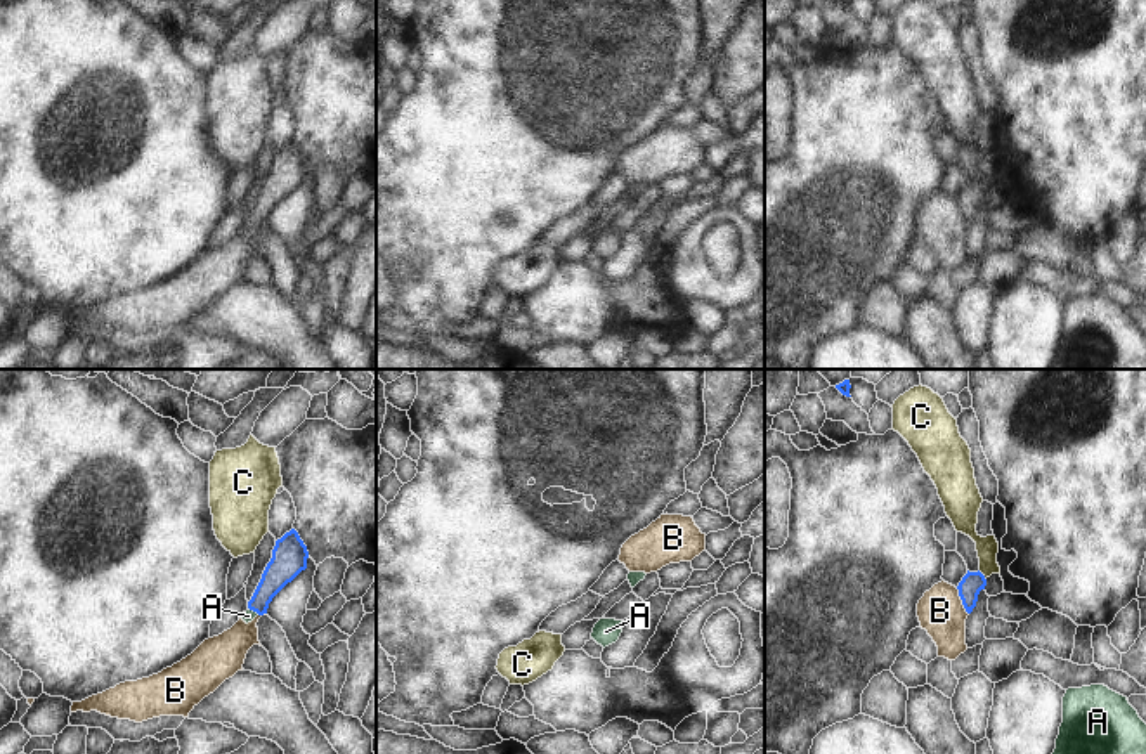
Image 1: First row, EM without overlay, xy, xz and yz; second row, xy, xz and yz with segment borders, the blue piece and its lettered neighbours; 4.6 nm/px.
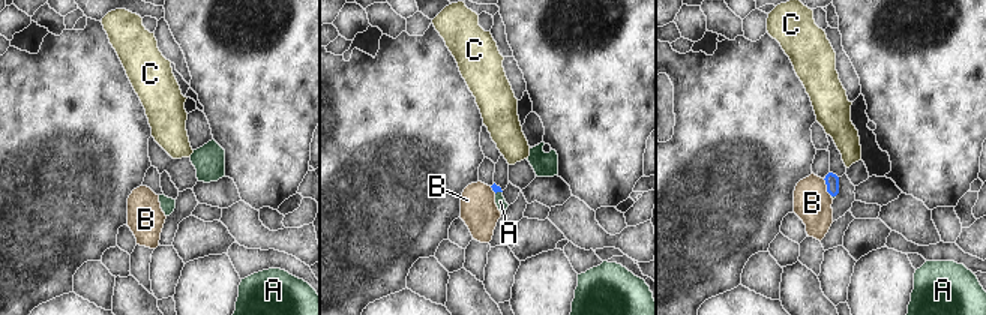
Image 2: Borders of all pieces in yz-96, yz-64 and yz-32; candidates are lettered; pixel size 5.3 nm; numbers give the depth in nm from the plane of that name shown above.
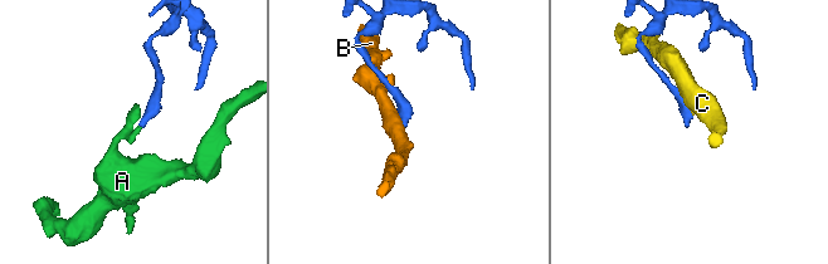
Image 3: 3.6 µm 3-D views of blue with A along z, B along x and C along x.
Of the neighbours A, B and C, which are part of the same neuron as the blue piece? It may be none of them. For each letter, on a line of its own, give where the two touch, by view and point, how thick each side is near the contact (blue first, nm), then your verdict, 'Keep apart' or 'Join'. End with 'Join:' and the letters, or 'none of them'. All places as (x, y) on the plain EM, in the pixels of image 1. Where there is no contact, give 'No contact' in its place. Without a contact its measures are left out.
A: Touches blue at xy (253, 222). Thickness 140 nm (blue) against 60 nm. Join
B: Touches blue at yz (963, 214). Thickness 100 nm (blue) against 220 nm. Keep apart
C: Touches blue at yz (983, 188). Thickness 100 nm (blue) against 100 nm. Keep apart
Join: A.

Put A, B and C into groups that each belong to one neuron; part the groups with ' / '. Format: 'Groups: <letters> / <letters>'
Groups: A / B / C.

